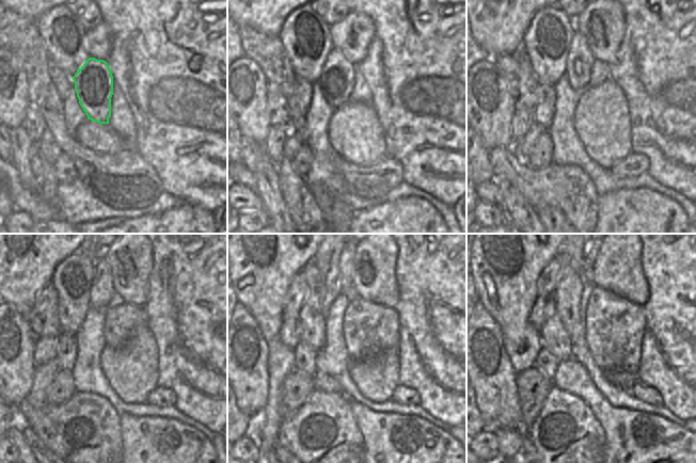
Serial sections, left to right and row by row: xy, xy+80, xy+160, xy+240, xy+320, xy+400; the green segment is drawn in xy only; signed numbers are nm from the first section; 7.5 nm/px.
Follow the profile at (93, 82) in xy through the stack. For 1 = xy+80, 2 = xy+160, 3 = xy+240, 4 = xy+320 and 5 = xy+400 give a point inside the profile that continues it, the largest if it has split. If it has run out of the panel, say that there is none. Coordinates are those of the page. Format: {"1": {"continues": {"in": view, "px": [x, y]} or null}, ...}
{"1": {"continues": {"in": "xy+80", "px": [336, 80]}}, "2": {"continues": {"in": "xy+160", "px": [579, 62]}}, "3": {"continues": {"in": "xy+240", "px": [101, 290]}}, "4": {"continues": {"in": "xy+320", "px": [347, 258]}}, "5": {"continues": {"in": "xy+400", "px": [590, 255]}}}

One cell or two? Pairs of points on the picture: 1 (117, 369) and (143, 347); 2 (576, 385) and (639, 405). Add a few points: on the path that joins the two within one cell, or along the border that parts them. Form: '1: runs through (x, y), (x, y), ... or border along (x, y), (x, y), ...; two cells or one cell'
1: runs through (124, 366), (137, 353); one cell
2: border along (597, 388), (613, 406); two cells

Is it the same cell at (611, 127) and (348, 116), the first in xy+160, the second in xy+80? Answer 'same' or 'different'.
same

